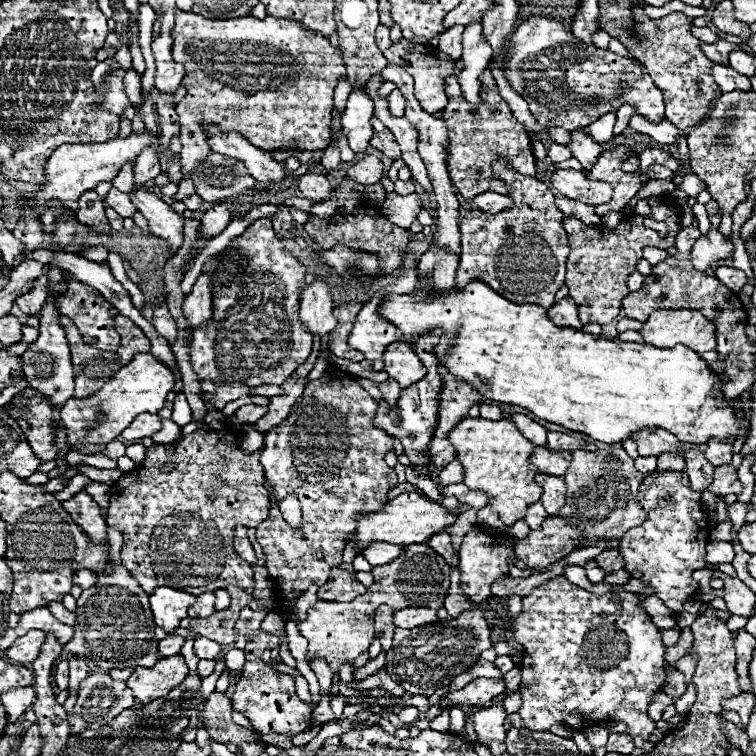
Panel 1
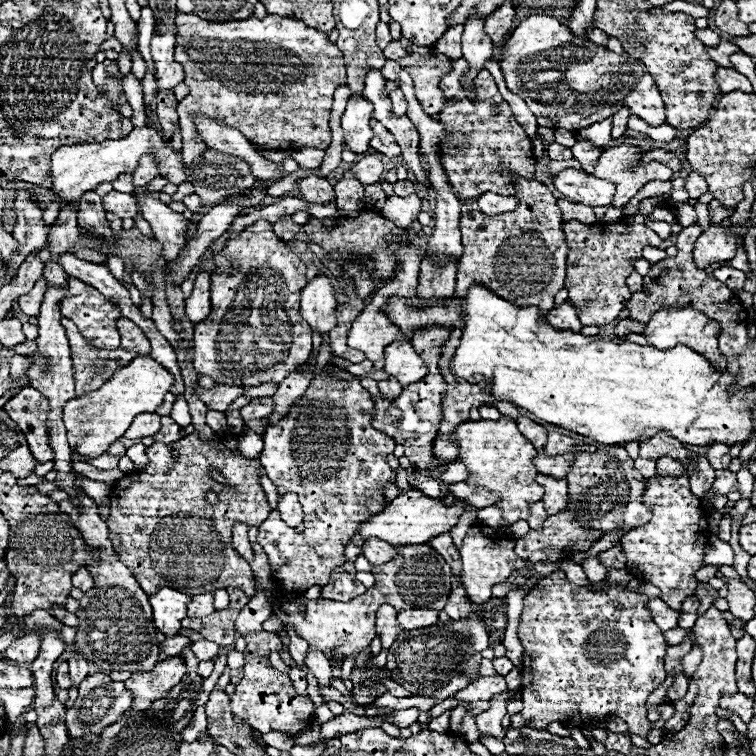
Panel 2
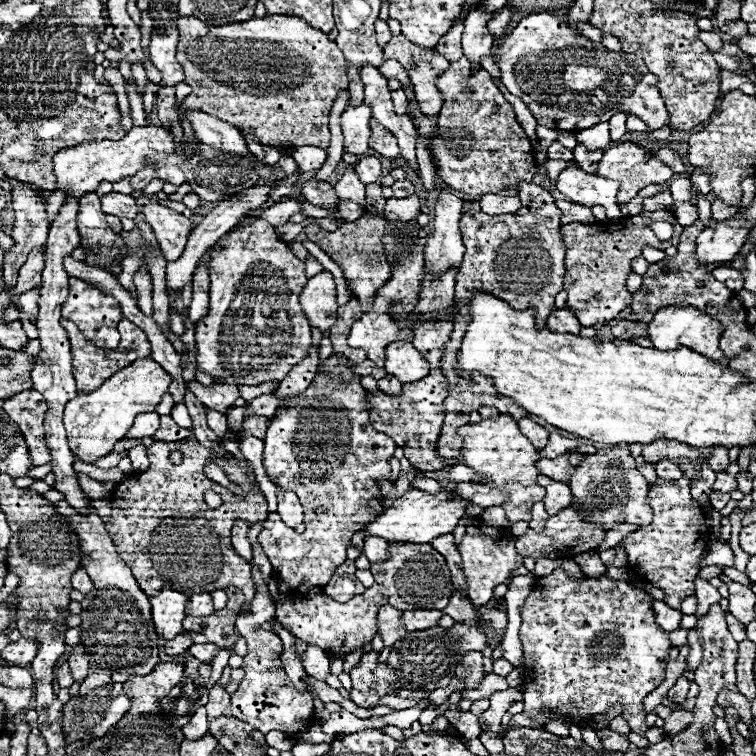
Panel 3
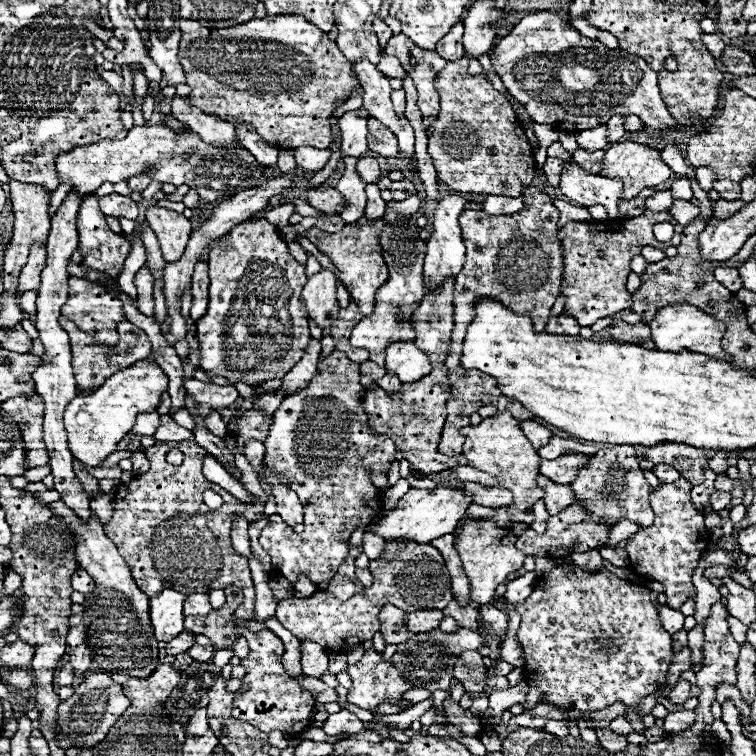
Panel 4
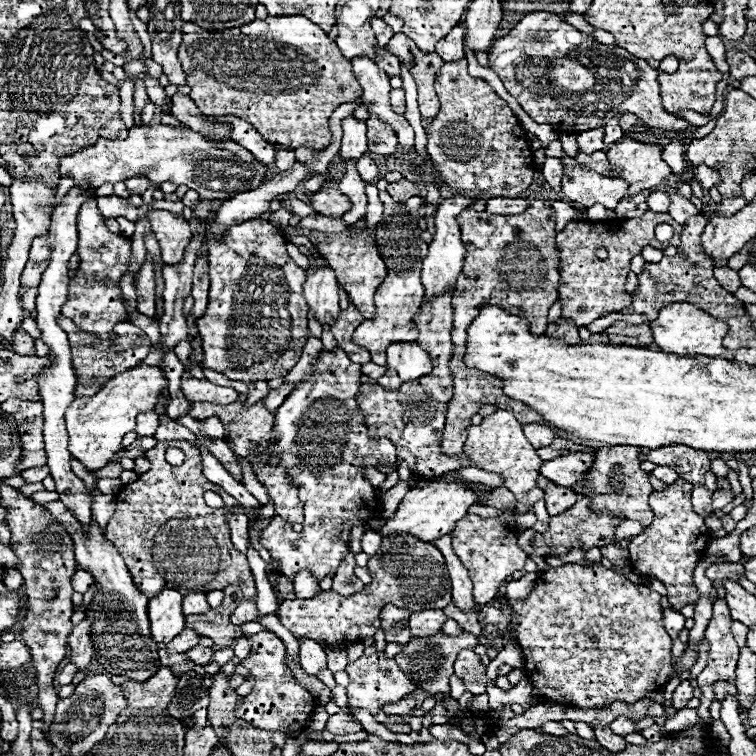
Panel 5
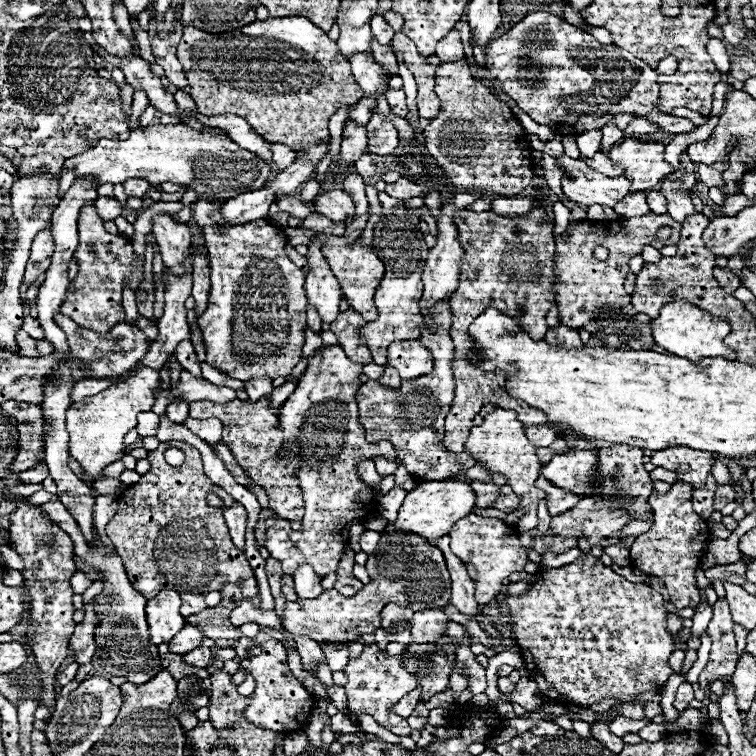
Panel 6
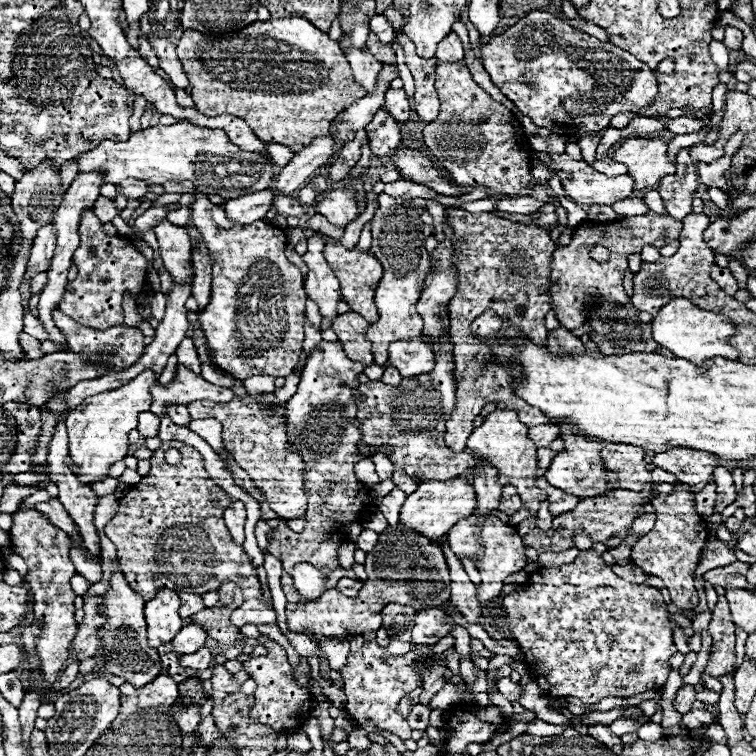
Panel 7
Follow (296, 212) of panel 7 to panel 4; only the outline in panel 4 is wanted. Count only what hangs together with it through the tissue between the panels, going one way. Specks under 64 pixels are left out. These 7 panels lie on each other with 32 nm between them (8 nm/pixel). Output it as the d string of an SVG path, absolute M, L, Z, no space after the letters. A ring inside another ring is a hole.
M290 200L290 202L294 202L296 204L296 212L300 214L300 216L326 216L322 210L316 210L316 208L312 208L308 202L304 202L304 200Z

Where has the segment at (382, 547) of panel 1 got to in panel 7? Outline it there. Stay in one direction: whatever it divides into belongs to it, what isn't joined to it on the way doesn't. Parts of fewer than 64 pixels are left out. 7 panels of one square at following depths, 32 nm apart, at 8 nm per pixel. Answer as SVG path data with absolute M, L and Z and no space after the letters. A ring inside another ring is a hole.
M364 530L364 532L358 536L358 540L356 540L358 548L364 550L364 552L370 552L370 550L376 546L376 542L378 542L378 534L372 532L372 530Z

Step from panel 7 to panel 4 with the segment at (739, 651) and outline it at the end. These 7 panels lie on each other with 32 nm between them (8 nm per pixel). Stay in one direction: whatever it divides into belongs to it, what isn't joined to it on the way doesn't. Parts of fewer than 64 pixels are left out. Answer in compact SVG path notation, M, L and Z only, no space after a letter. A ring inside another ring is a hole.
M730 615L728 617L728 624L733 638L738 644L742 644L746 640L748 626Z

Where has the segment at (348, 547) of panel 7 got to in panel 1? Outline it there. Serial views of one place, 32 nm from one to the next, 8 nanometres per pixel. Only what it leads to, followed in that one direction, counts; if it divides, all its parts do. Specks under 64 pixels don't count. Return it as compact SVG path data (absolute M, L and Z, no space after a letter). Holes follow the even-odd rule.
M352 566L334 568L328 582L318 588L318 600L326 602L352 602L356 596L364 594L366 586L356 580L356 570Z

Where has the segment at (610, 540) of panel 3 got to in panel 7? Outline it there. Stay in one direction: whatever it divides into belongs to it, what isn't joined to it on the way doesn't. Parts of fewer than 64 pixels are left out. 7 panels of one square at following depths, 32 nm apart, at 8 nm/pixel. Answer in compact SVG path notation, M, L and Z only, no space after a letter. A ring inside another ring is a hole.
M648 512L646 516L640 516L632 522L632 528L628 528L628 534L634 534L634 536L642 536L646 532L652 530L654 526L654 520L656 520L656 514L654 512Z

